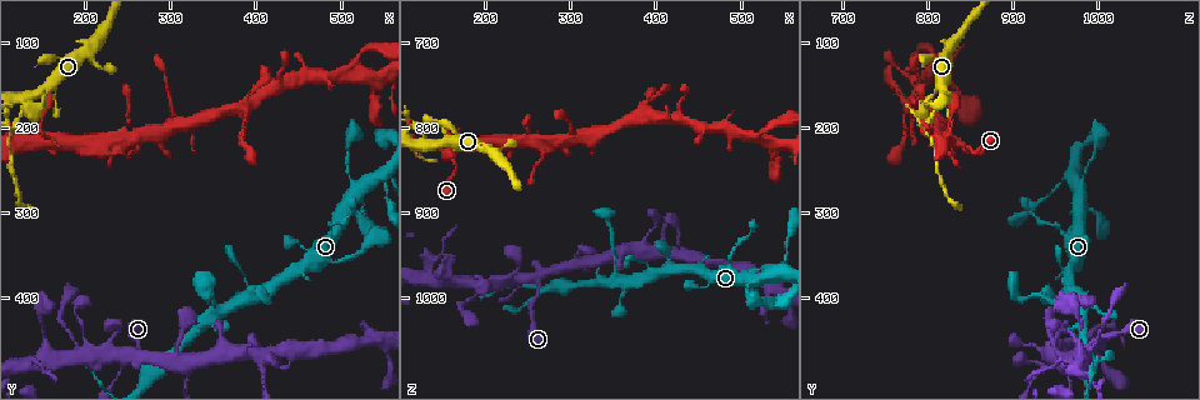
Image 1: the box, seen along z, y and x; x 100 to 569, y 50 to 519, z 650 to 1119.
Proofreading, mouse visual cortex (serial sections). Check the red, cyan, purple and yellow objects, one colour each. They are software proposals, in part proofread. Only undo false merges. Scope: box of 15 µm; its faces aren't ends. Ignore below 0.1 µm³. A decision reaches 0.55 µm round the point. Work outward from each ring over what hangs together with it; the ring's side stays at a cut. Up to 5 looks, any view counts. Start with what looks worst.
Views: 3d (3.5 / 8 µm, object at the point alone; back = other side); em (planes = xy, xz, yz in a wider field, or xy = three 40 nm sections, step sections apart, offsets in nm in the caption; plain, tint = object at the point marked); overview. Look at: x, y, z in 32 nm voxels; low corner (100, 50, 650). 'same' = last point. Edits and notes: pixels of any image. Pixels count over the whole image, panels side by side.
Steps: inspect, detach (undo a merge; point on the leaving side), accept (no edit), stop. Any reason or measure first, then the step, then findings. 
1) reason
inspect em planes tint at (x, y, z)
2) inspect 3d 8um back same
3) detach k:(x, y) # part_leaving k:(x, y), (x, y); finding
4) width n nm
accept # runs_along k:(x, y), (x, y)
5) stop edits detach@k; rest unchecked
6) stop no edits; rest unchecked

abrupt turn
inspect 3d 3.5um at (130, 165, 820)

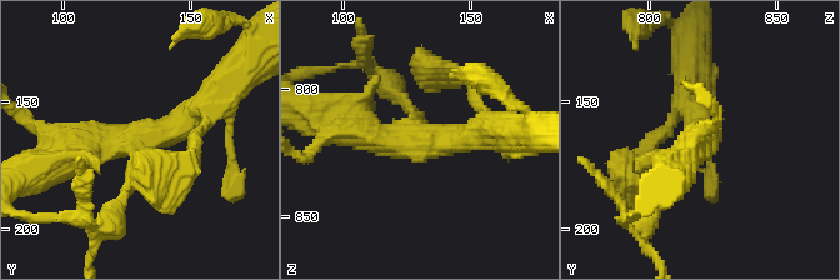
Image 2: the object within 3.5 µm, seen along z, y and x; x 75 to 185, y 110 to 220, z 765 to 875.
shape alone is not enough
inspect em xy step 5 tint at (130, 165, 819)

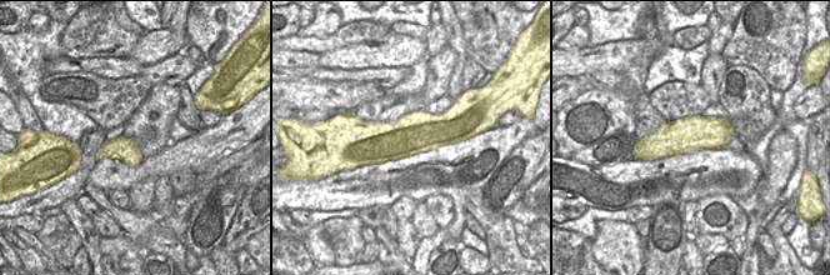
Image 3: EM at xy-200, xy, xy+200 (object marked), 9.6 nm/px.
arm_widths 150, 350, 400 nm
accept # runs_along 2:(210, 100), (138, 143), (119, 208); continuous, no second cell

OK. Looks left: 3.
calibre changes
inspect 3d 3.5um at (355, 415, 985)

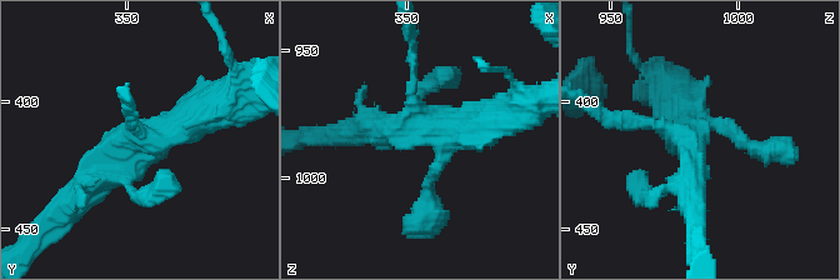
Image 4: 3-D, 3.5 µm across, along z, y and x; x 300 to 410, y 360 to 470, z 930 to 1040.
inspect em xy step 1 tint at (357, 414, 980)

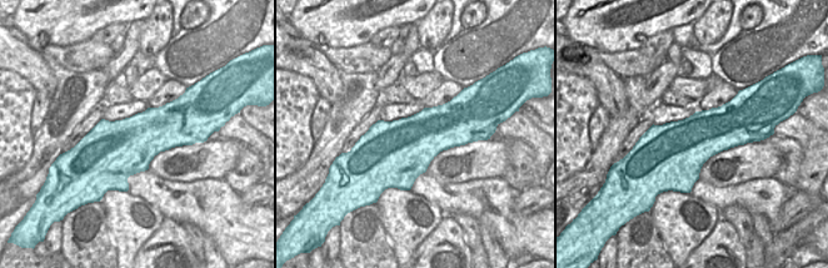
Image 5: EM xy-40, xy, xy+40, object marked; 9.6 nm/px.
accept # runs_along 4:(218, 98), (80, 190); continuous, no second cell

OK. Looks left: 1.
stop no edits; rest unchecked

